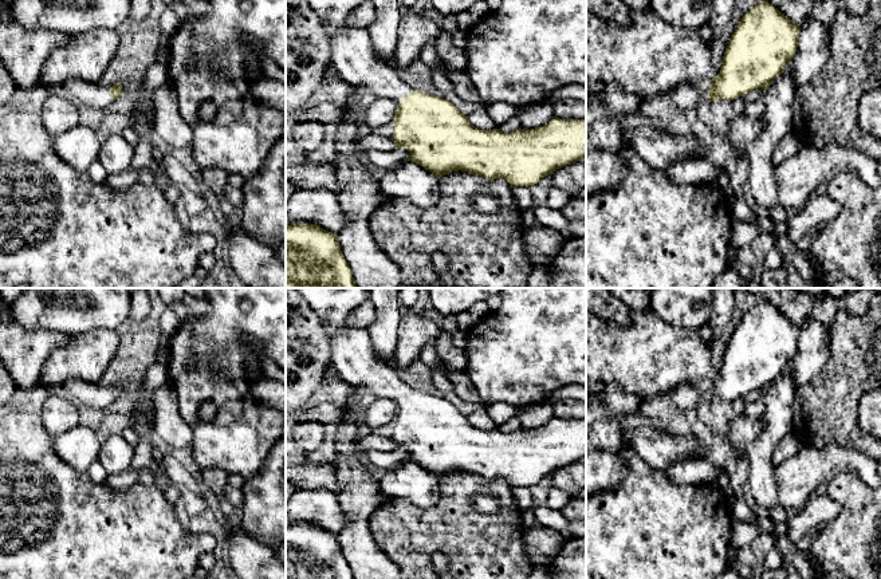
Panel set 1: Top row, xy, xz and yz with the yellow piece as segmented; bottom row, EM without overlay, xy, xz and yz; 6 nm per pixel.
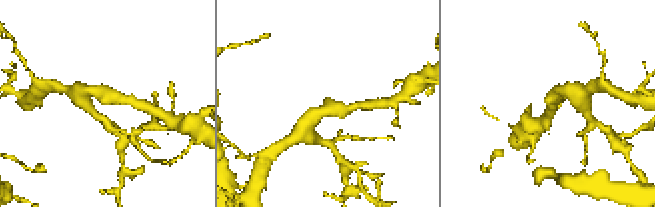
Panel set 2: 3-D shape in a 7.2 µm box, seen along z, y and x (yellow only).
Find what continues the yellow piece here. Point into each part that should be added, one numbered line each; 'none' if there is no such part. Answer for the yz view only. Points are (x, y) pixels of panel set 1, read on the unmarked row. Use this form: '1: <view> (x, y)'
1: yz (687, 396)

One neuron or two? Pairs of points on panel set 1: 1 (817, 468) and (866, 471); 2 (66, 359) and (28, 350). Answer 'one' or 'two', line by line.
1: one
2: two

